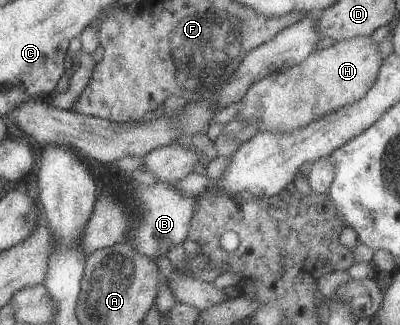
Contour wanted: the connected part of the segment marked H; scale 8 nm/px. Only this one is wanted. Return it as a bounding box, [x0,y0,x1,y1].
[234,36,382,132]

